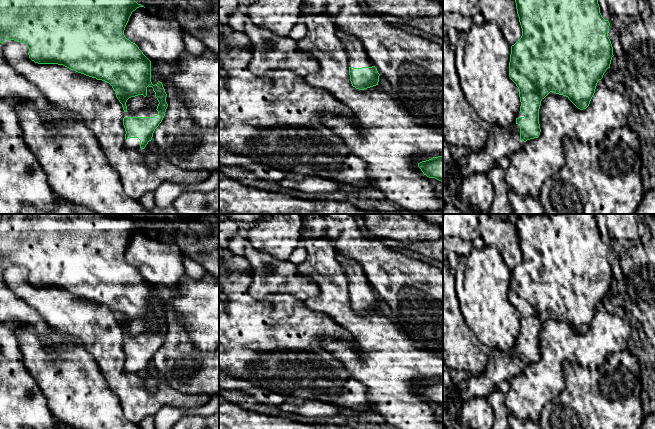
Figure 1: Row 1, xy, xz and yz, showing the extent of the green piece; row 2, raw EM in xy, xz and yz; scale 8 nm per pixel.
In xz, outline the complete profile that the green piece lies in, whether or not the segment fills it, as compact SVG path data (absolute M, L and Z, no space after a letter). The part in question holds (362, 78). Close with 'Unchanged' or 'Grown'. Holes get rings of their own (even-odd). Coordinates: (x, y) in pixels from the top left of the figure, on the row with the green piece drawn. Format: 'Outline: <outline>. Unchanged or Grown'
Outline: M336 28L336 35L345 47L348 56L352 86L364 90L378 85L380 74L369 59L362 42L339 28Z. Grown

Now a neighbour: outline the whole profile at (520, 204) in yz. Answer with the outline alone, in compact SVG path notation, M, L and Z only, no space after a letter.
M509 190L509 200L514 214L547 214L539 200L522 196Z

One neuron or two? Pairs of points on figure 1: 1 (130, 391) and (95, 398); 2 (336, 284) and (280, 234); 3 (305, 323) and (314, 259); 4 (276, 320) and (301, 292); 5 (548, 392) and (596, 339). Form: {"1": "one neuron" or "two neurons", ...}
{"1": "two neurons", "2": "two neurons", "3": "two neurons", "4": "two neurons", "5": "one neuron"}

